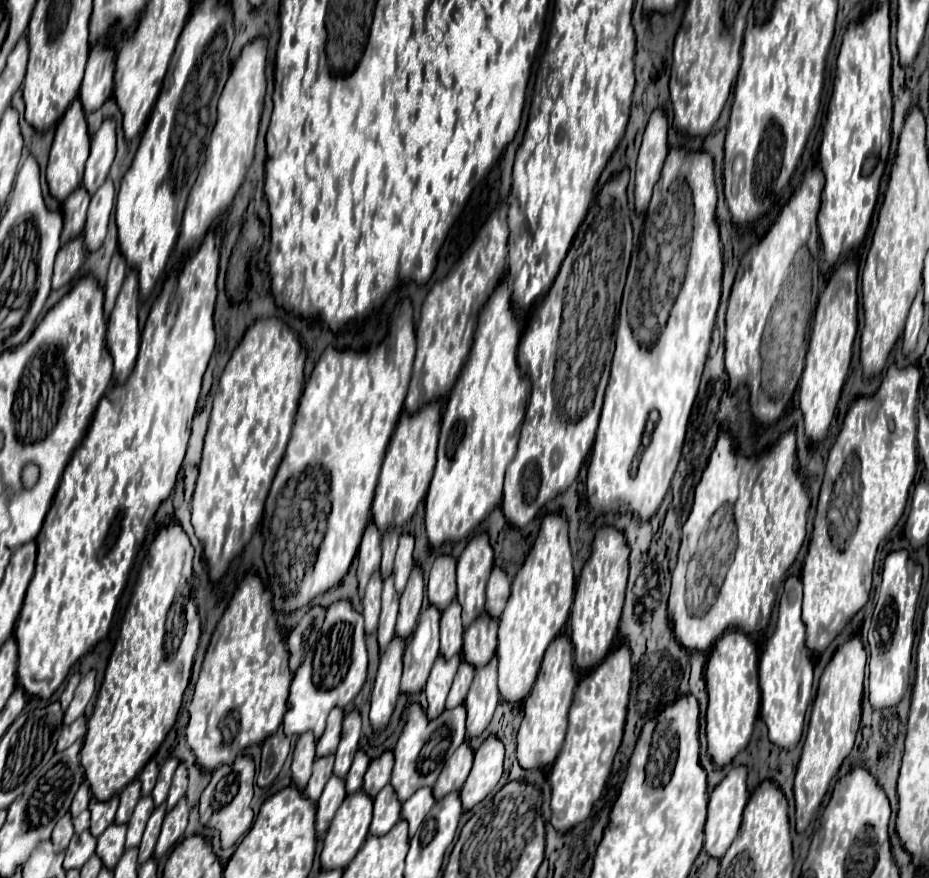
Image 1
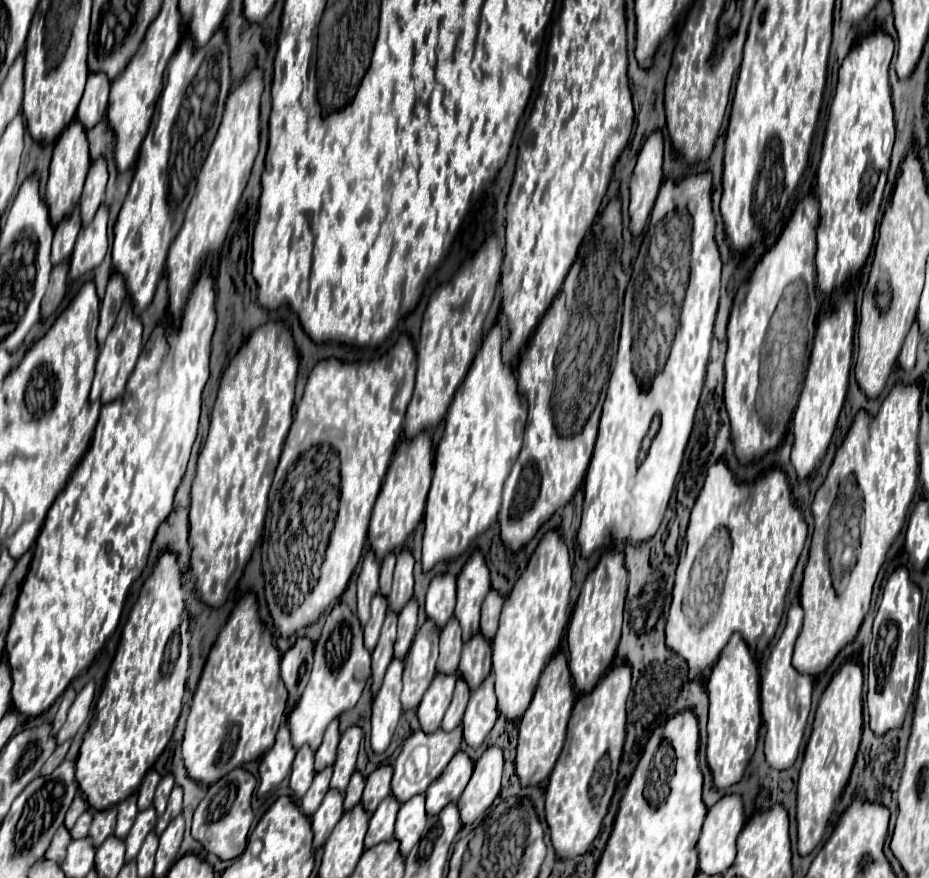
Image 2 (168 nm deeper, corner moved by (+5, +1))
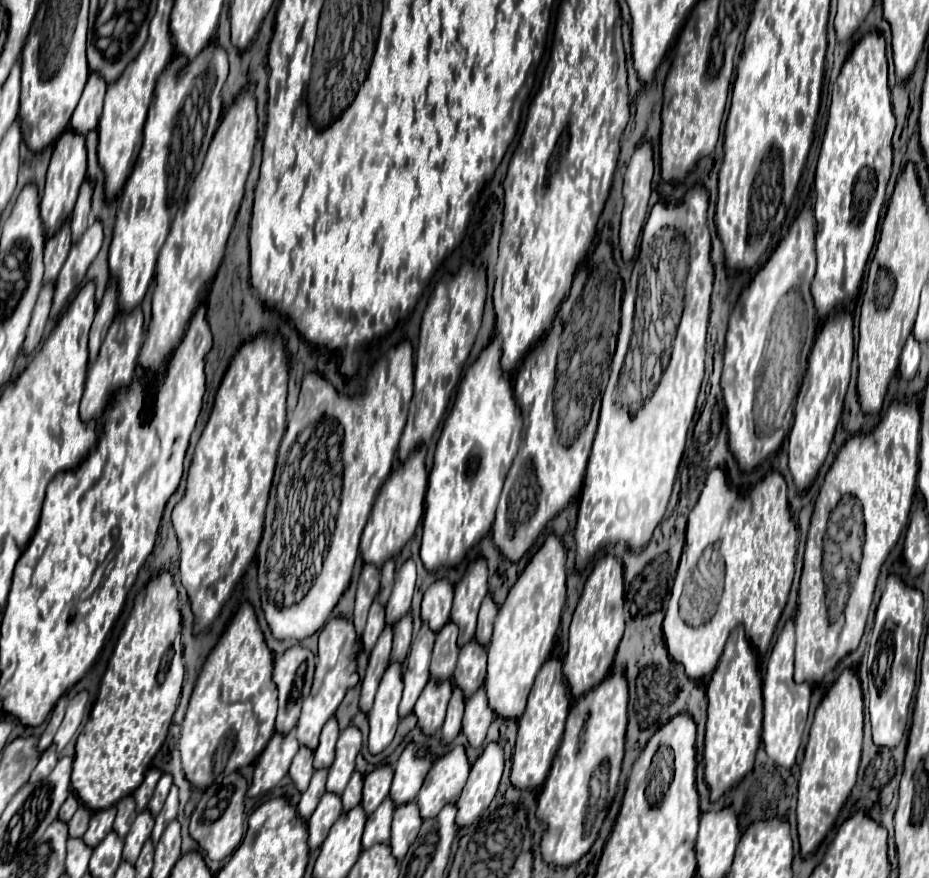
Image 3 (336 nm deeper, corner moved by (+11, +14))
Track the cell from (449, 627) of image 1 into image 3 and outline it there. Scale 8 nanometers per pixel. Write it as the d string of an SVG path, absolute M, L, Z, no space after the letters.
M453 622L445 624L441 632L437 632L433 660L431 660L431 678L441 684L451 680L457 664L457 626Z

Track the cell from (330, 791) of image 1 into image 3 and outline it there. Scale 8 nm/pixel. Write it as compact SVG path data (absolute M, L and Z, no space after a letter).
M331 792L323 794L317 810L313 812L313 816L307 822L311 850L317 850L321 846L321 842L325 840L325 834L329 834L329 828L341 816L341 812L343 812L341 798L337 794L331 794Z

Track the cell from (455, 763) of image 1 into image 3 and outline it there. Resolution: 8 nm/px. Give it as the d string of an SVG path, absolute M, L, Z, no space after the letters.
M455 746L447 756L433 762L427 782L423 782L423 788L417 796L421 818L437 818L445 804L457 802L467 782L469 768L471 764L463 746Z

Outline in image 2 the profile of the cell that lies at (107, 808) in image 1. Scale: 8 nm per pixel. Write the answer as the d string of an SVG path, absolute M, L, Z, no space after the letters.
M115 807L93 813L93 823L91 823L89 835L91 835L95 847L99 847L115 831L115 817L117 817L117 809Z

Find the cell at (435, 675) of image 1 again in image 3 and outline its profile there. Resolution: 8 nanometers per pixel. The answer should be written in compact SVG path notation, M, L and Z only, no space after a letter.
M429 680L425 690L421 692L415 704L415 714L419 720L417 726L425 736L437 734L437 730L443 726L451 692L453 692L453 686L449 680L443 682L441 686L437 686L435 680Z

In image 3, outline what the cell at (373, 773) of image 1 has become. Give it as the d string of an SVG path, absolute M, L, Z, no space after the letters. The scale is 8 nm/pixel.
M379 766L371 774L365 776L361 806L367 814L373 814L373 810L377 810L377 806L389 796L391 780L393 780L393 768L391 766Z

